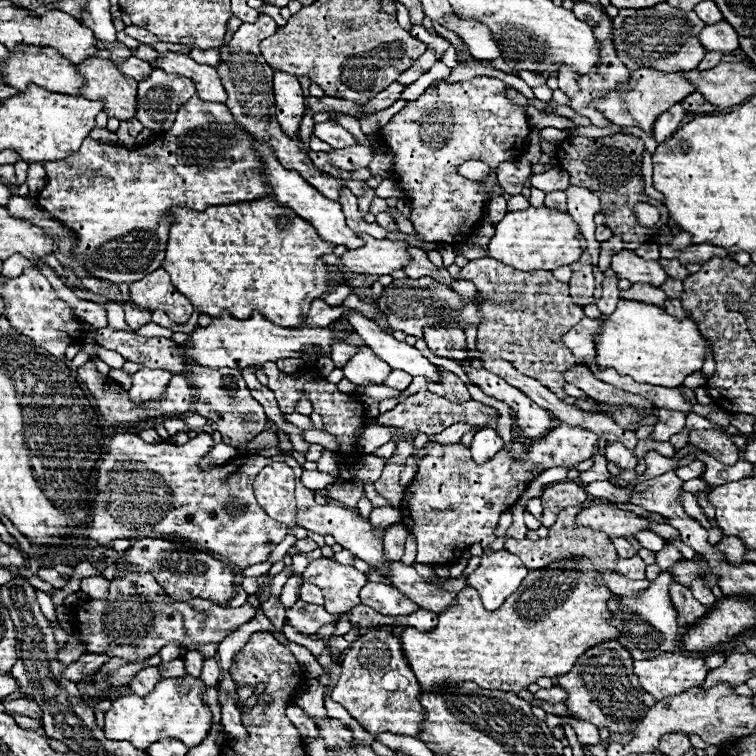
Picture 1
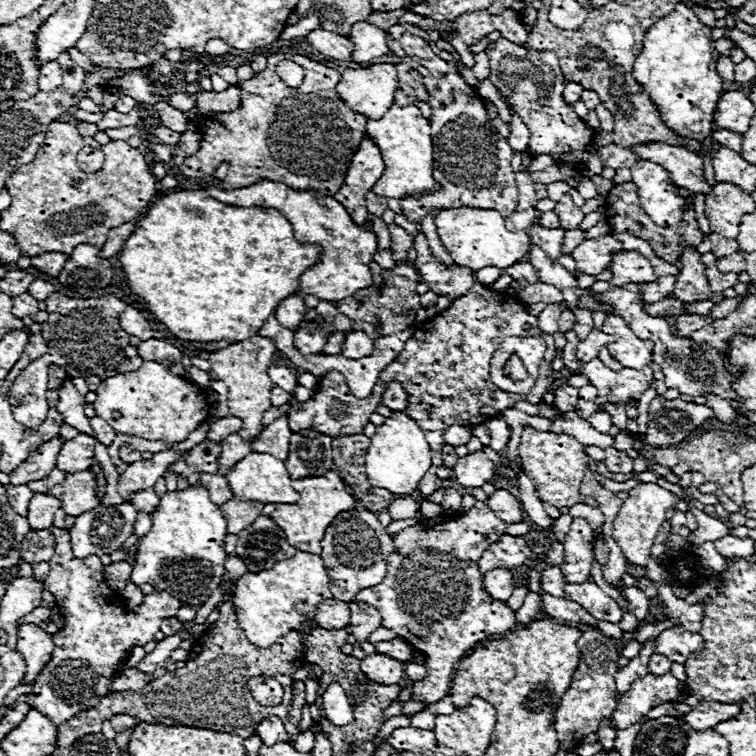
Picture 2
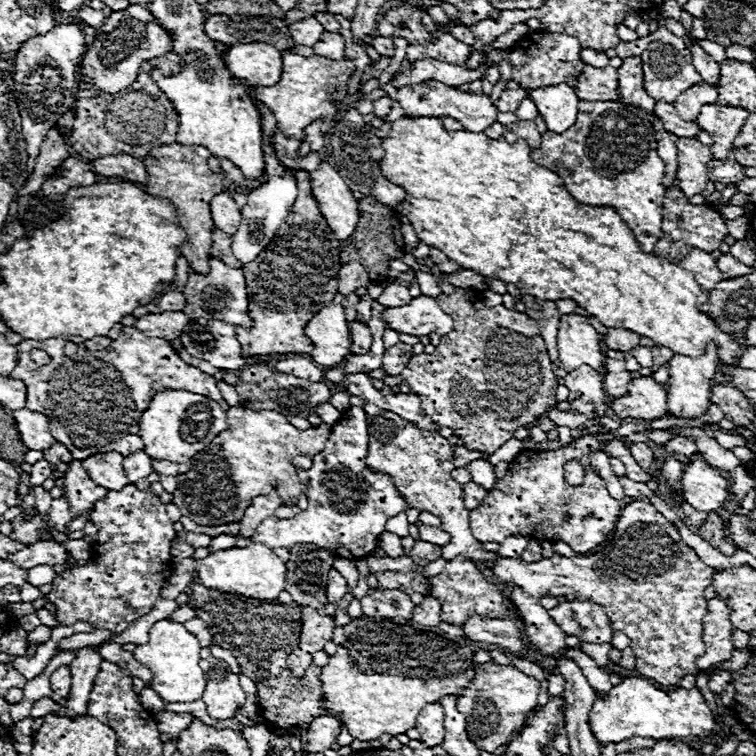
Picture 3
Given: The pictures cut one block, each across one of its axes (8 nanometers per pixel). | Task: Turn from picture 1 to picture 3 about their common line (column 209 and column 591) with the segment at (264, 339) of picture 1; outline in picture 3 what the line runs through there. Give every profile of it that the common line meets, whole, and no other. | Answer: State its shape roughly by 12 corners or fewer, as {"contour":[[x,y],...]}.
{"contour":[[564,314],[558,356],[564,370],[604,366],[602,336],[588,318]]}

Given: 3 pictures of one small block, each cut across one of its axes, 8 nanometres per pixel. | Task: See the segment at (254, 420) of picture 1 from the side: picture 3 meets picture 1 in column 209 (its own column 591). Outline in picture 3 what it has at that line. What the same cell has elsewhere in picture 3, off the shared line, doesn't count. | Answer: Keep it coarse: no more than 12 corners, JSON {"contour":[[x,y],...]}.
{"contour":[[582,364],[564,376],[568,412],[606,416],[602,376]]}

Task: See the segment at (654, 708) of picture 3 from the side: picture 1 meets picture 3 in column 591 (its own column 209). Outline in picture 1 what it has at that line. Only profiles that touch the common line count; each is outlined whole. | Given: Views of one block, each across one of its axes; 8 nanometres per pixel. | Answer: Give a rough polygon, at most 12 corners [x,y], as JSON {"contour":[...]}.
{"contour":[[166,678],[112,700],[108,740],[148,750],[200,744],[210,712],[200,678]]}

